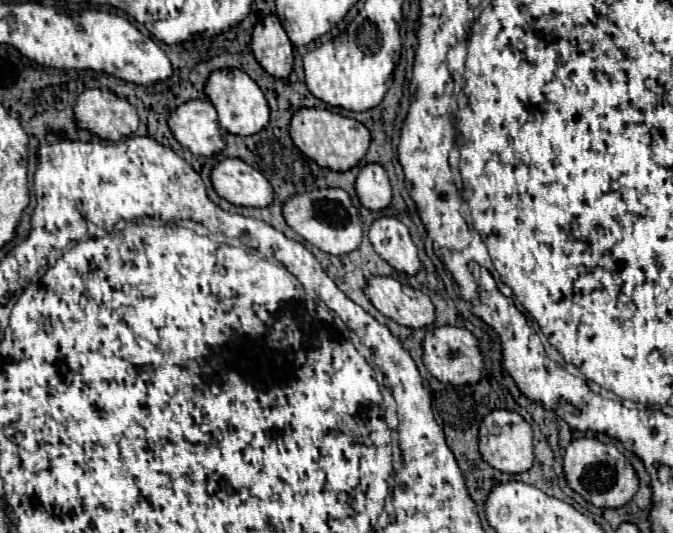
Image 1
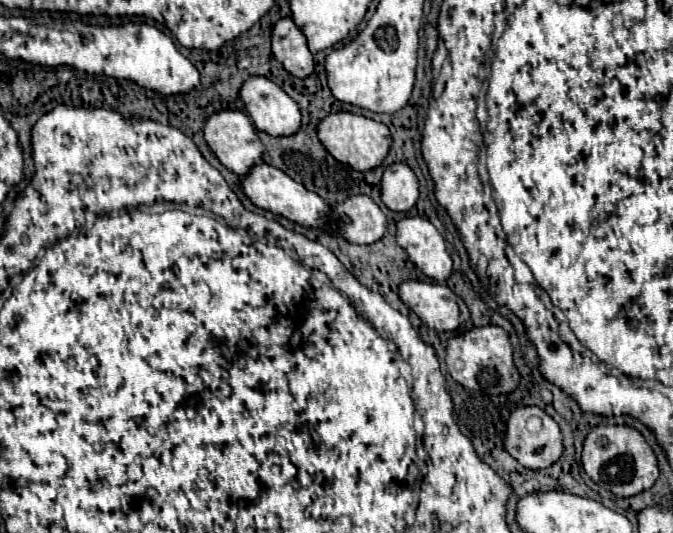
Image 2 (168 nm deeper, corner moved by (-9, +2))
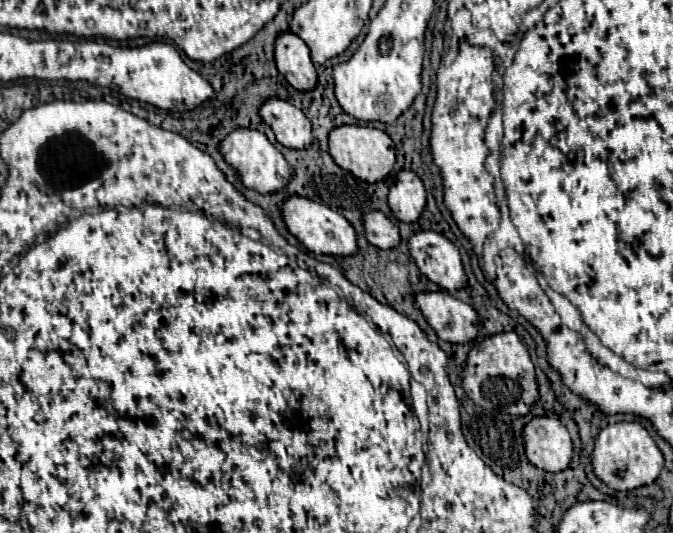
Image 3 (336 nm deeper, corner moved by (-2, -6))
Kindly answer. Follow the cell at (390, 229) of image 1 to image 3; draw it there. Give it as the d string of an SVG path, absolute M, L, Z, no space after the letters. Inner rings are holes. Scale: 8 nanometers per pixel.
M419 230L409 236L407 246L419 272L431 282L449 292L467 284L459 250L445 236L433 230Z

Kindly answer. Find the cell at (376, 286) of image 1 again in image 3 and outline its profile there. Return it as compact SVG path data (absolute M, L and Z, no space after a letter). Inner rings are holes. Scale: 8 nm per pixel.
M421 292L419 296L415 296L415 304L425 316L427 324L439 336L439 340L465 344L477 336L477 312L469 304L449 296L447 292Z

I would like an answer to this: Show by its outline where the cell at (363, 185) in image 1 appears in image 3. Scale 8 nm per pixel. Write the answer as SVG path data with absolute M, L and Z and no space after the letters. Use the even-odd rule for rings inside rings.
M401 170L389 186L389 208L401 222L415 222L425 208L425 188L421 178L411 170Z

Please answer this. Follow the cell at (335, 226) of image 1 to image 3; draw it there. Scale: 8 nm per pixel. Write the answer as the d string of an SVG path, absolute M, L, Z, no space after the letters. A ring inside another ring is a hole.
M377 210L363 216L363 228L365 228L367 242L381 250L389 250L389 248L397 246L401 240L399 228L385 214L381 214Z

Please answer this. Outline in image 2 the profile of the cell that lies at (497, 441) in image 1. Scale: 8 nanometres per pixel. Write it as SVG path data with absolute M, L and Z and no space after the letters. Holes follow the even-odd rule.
M526 406L526 408L516 408L510 414L508 428L506 428L506 450L526 468L538 470L538 468L548 468L552 466L560 456L562 456L562 432L560 426L554 422L552 416L548 416L542 408L538 406Z

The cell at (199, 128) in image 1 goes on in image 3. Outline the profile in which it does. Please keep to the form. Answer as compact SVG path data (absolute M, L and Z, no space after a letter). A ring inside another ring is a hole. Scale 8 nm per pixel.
M235 128L231 130L219 144L219 152L223 156L223 160L237 172L239 180L251 188L257 190L261 194L273 194L277 190L281 190L289 178L291 178L291 168L285 162L285 158L279 154L279 150L267 140L265 134L257 132L257 130L249 130L249 128Z

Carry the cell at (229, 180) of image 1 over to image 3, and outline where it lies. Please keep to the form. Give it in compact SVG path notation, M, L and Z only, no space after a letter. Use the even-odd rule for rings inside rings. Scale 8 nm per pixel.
M289 196L279 204L281 218L285 220L287 230L311 252L315 254L335 254L335 256L351 256L357 252L357 238L353 226L337 212L327 208L325 204L317 204L307 200L305 196Z

